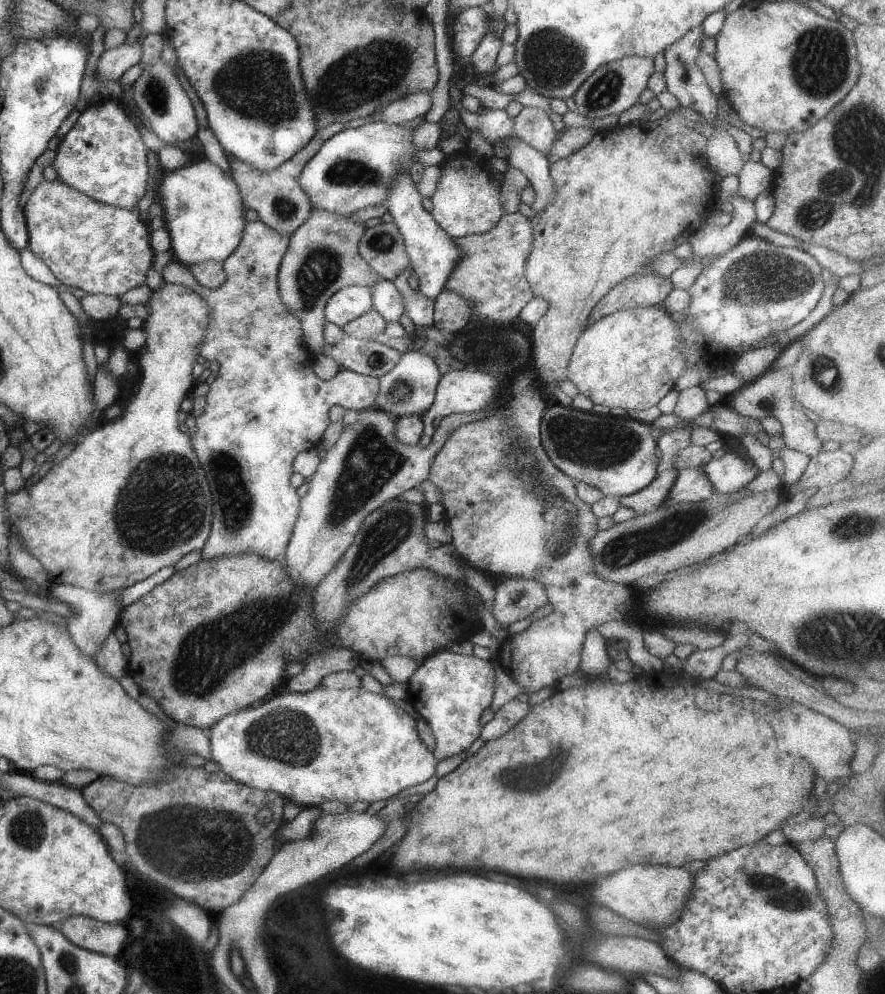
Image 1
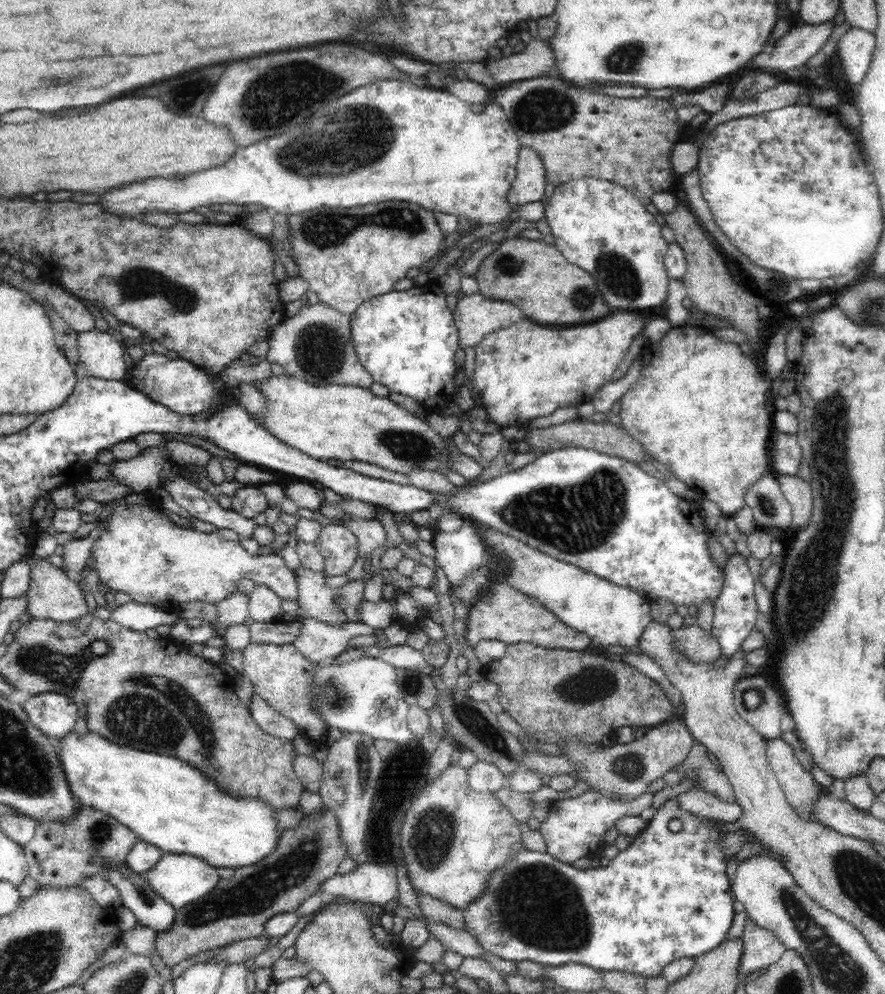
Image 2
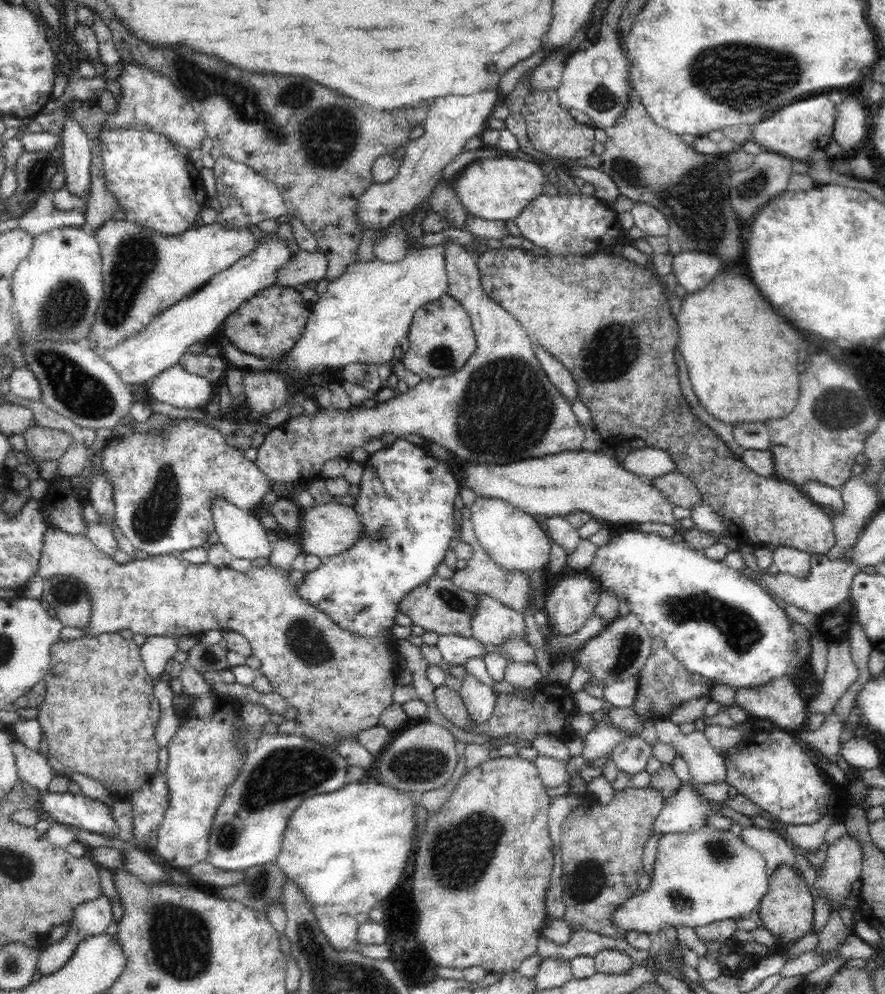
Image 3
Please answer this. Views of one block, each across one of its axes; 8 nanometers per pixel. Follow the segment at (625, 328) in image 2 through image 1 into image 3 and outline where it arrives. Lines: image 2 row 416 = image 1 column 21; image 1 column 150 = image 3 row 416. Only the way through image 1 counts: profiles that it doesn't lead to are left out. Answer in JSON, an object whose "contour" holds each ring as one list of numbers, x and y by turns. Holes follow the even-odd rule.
{"contour":[[447,240,444,242,444,266,447,274,446,294,458,301,471,318,477,347,470,360,457,373,431,381,420,381,408,392,396,394,392,399,376,403,373,407,352,407,350,410,336,410,333,406,318,406,312,415,304,412,289,418,266,435,266,441,258,450,253,464,263,476,283,486,305,485,321,478,326,462,330,460,351,460,352,452,365,448,368,441,380,440,382,435,391,434,397,439,408,436,431,441,444,447,458,458,482,466,506,466,532,458,554,456,562,452,581,451,584,441,582,425,572,413,570,403,550,383,542,367,538,365,532,340,522,325,495,303,482,288,476,258,471,250,462,244]]}

